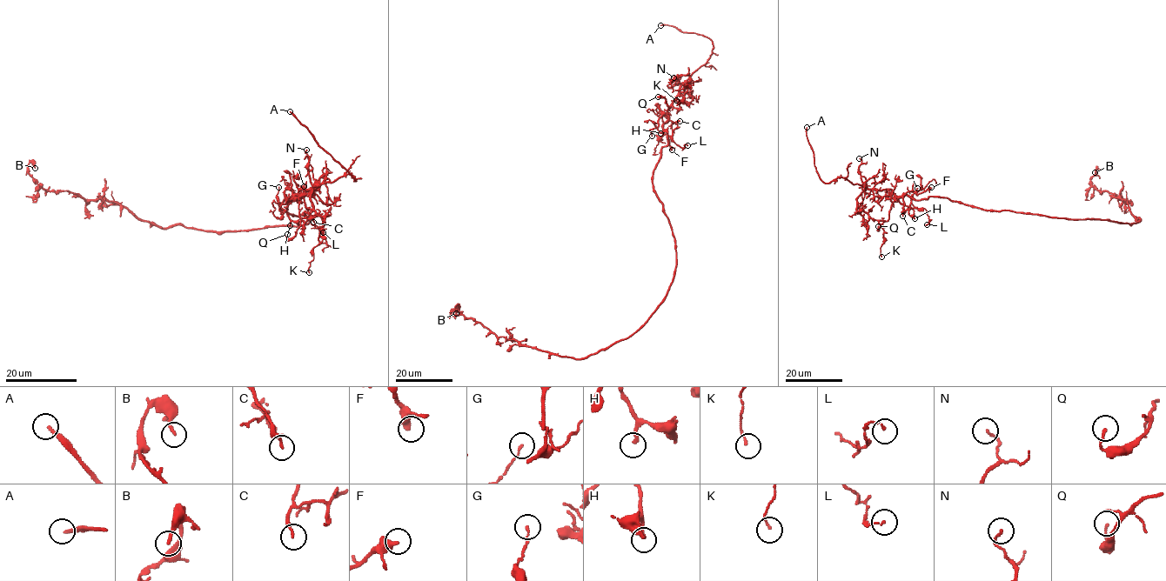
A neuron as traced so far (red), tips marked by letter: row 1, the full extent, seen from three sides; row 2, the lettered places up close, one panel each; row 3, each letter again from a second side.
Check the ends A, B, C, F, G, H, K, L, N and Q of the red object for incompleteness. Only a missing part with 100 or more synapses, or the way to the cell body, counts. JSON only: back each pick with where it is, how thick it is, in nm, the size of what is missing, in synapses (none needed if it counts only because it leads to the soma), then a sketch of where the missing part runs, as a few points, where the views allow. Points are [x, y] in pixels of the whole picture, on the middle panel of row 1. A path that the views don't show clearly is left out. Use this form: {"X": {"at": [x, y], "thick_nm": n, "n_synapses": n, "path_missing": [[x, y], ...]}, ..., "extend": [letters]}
{"A": {"at": [660, 25], "thick_nm": 200}, "extend": ["A"]}

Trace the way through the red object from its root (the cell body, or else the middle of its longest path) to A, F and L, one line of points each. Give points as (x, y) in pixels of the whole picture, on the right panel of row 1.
A: (1035, 215), (983, 210), (939, 197), (913, 199), (843, 177), (824, 183), (807, 127)
F: (1035, 215), (1010, 210), (983, 210), (939, 197), (913, 199), (907, 194), (908, 190), (919, 194), (931, 187)
L: (1035, 215), (983, 210), (939, 197), (913, 199), (903, 195), (902, 210), (924, 208), (929, 219), (927, 224)

